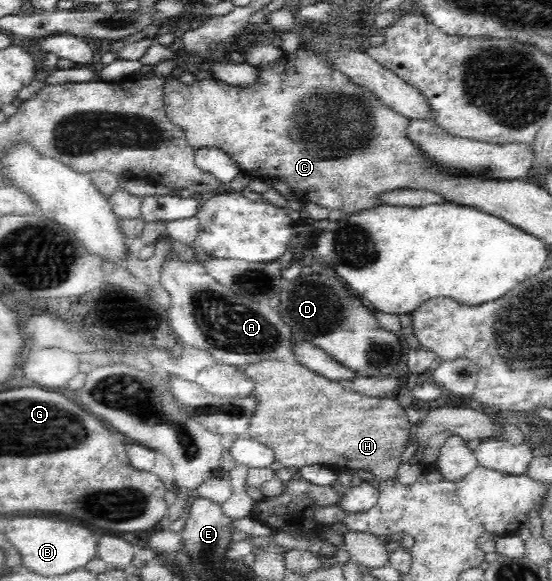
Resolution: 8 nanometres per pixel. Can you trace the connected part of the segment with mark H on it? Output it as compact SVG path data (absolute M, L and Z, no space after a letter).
M283 360L283 361L261 361L261 363L251 364L244 367L246 373L249 377L253 378L255 381L255 389L253 395L259 400L260 406L258 407L258 412L256 416L253 417L249 430L246 434L250 440L256 441L257 443L267 445L271 449L274 449L275 455L279 463L284 465L292 470L299 471L302 467L307 467L310 465L323 466L324 468L330 469L364 469L372 472L376 479L389 479L396 477L396 471L401 463L401 455L403 451L408 446L408 443L411 439L410 433L412 425L408 422L407 416L405 414L405 407L401 405L395 399L389 397L380 398L380 397L369 397L360 391L355 389L349 389L349 387L343 385L339 382L334 382L326 377L323 377L321 374L311 371L308 367L299 364L294 360Z

